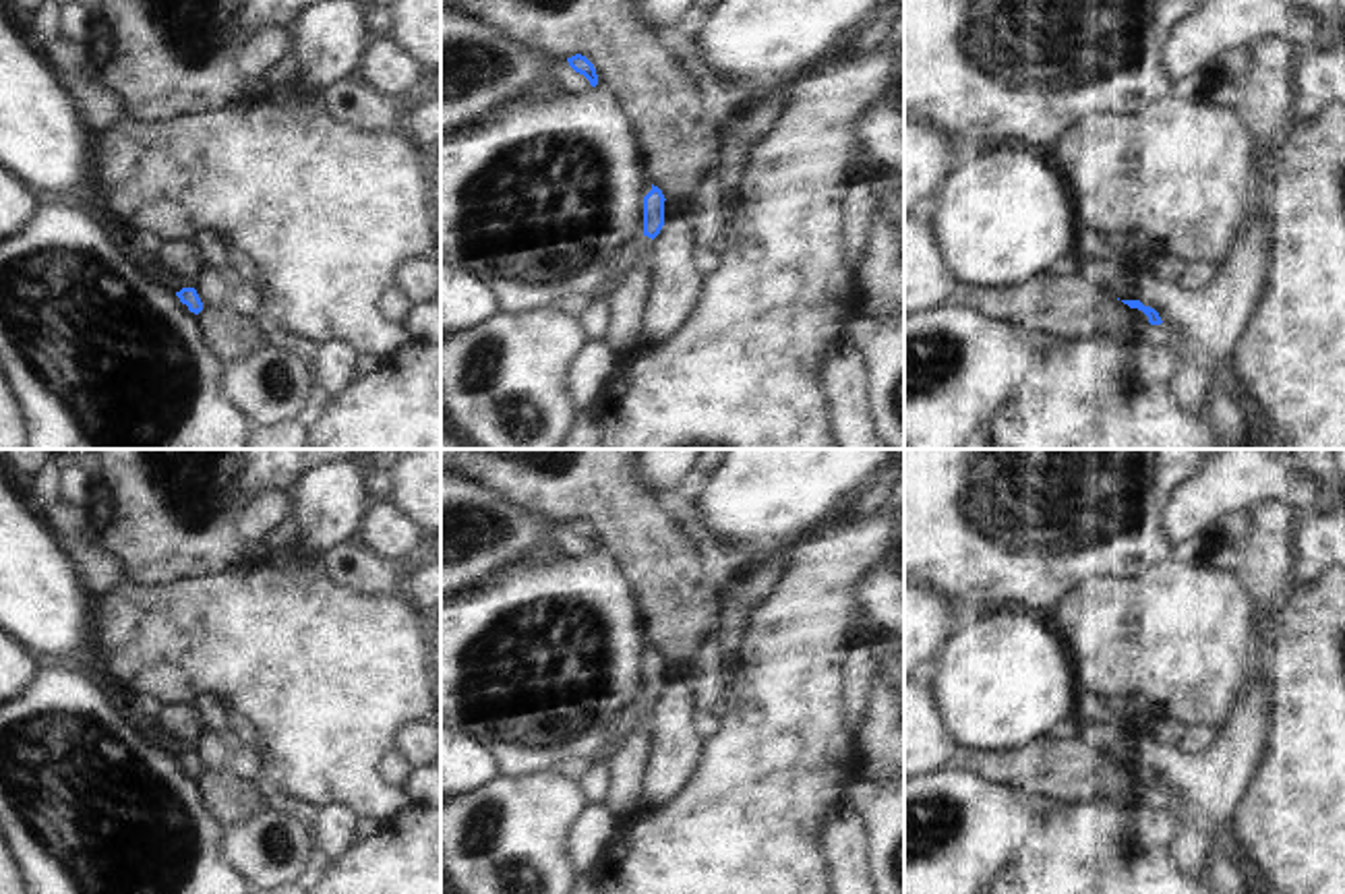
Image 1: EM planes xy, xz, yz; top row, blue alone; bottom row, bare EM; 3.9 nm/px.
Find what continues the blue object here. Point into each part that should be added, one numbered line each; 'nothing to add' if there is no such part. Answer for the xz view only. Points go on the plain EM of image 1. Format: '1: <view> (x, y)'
nothing to add

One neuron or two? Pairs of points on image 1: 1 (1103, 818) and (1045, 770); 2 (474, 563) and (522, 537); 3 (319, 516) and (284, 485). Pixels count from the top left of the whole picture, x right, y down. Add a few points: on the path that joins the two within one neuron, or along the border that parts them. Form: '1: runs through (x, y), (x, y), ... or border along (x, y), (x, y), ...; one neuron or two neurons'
1: border along (1091, 797), (1074, 803); two neurons
2: runs through (487, 551), (510, 537); one neuron
3: border along (309, 470), (288, 495); two neurons

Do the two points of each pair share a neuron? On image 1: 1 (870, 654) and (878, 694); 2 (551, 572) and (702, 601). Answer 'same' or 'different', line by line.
1: different
2: different

